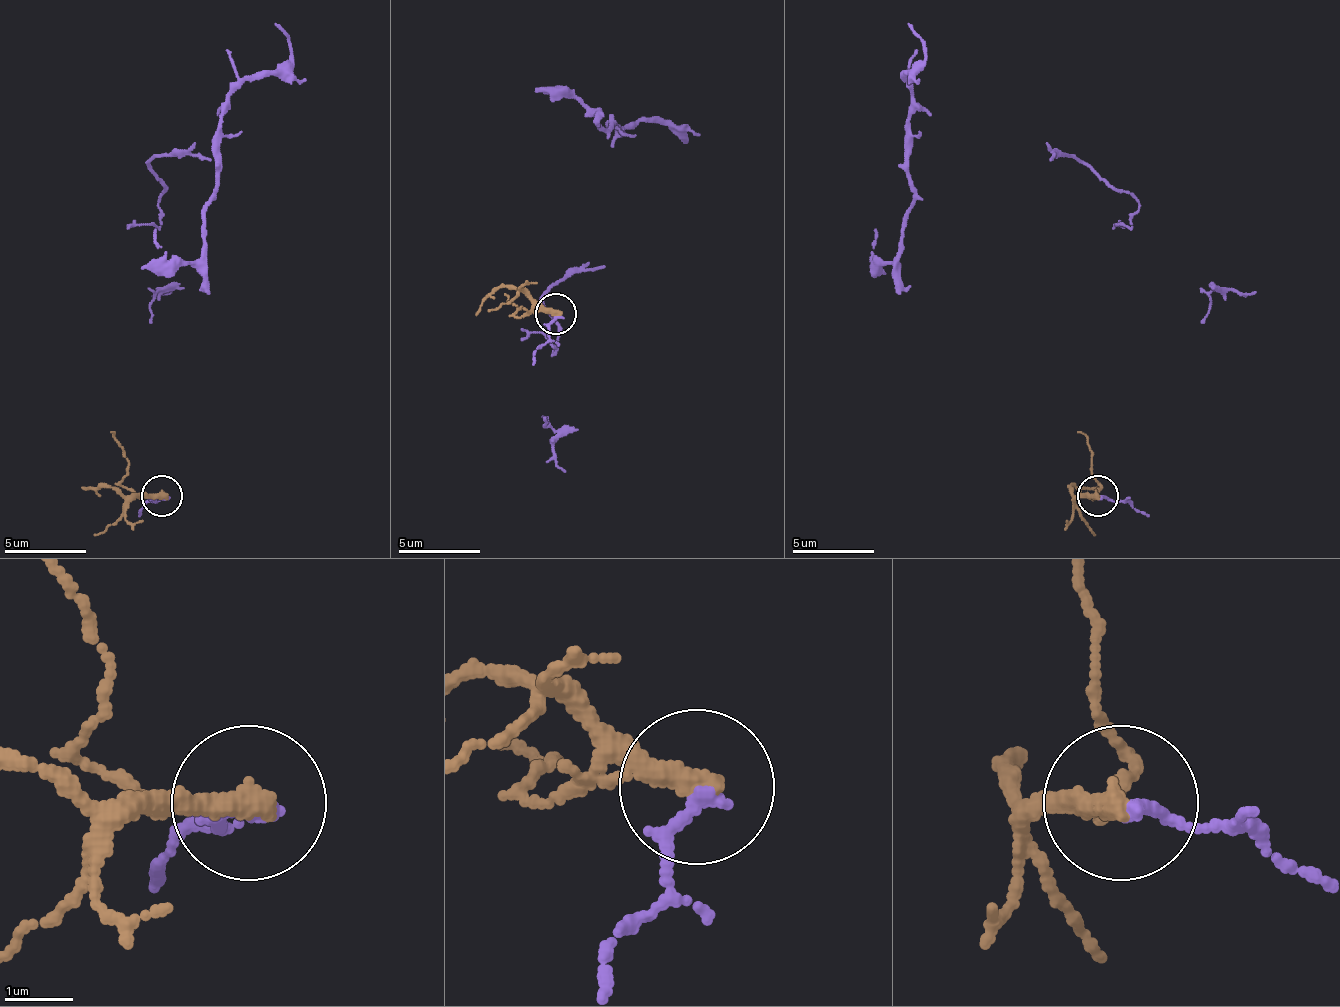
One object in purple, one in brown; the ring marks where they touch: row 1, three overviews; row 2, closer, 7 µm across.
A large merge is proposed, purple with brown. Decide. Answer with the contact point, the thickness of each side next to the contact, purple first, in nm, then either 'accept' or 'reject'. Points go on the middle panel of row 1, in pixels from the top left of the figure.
(556, 313) | 220/400 nm | reject

